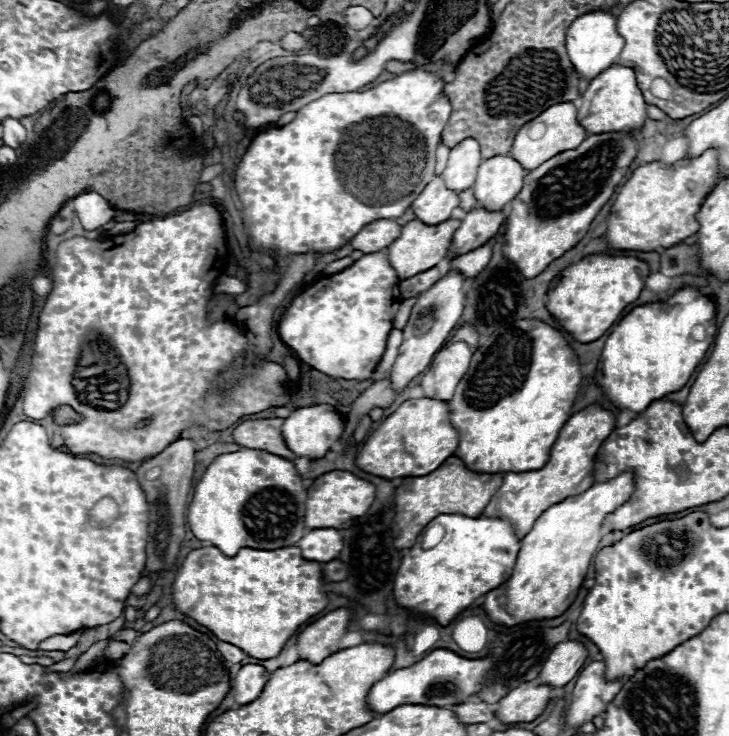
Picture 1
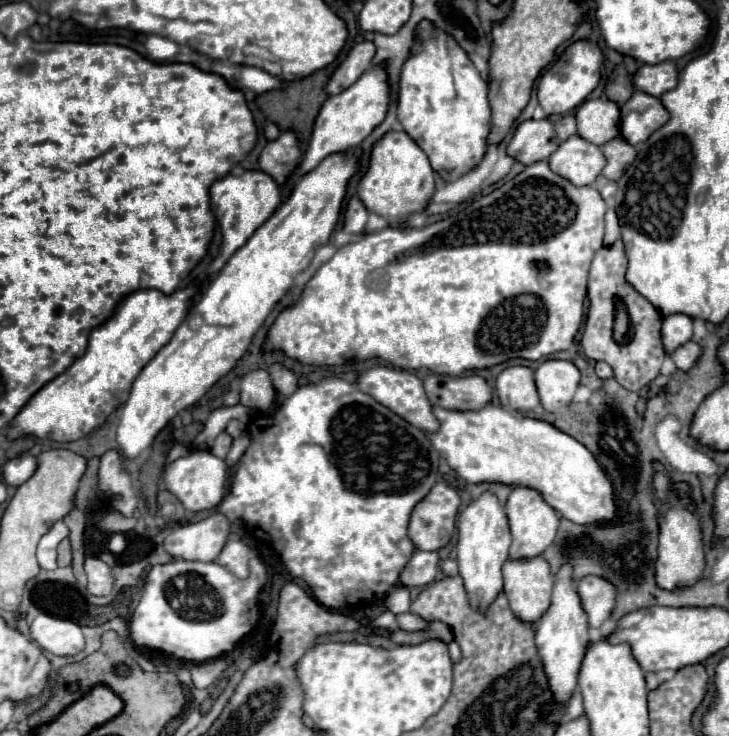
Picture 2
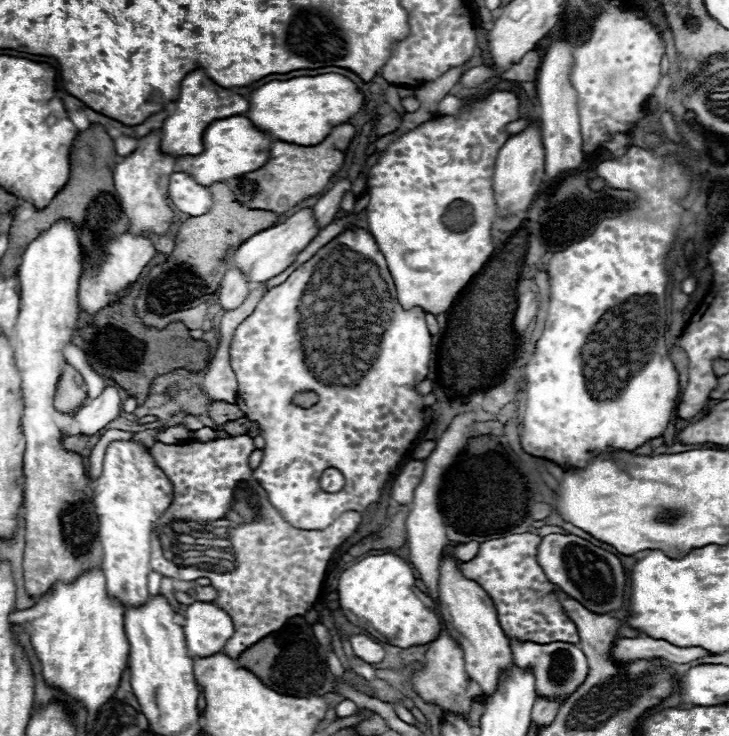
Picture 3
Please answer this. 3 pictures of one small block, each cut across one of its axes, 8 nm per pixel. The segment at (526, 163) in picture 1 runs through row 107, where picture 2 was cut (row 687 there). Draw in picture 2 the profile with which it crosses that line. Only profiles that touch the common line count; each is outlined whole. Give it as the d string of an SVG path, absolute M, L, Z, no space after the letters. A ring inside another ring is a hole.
M564 564L554 582L552 604L546 610L546 616L536 622L536 648L544 662L544 672L548 676L550 688L554 690L554 704L566 704L572 690L576 688L576 678L580 670L580 662L590 644L588 636L588 620L586 612L582 612L582 602L578 600L578 592L574 592L574 576L570 576L570 564Z

